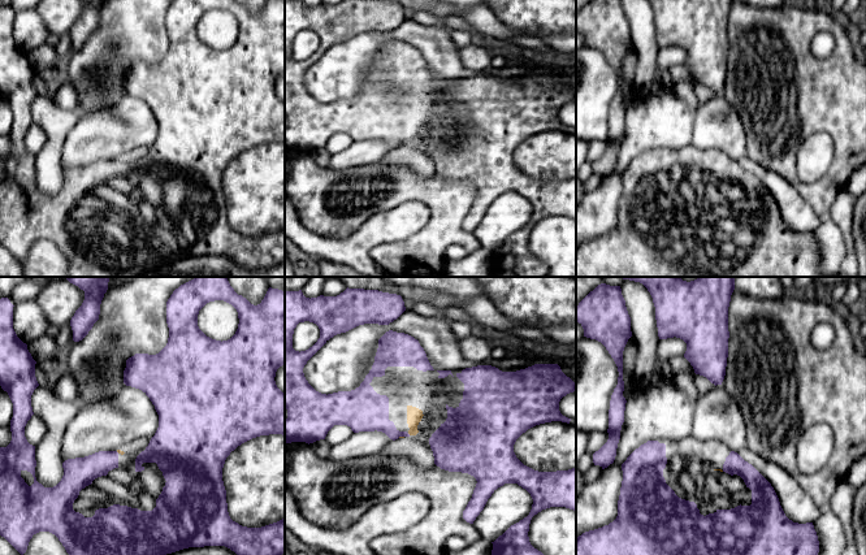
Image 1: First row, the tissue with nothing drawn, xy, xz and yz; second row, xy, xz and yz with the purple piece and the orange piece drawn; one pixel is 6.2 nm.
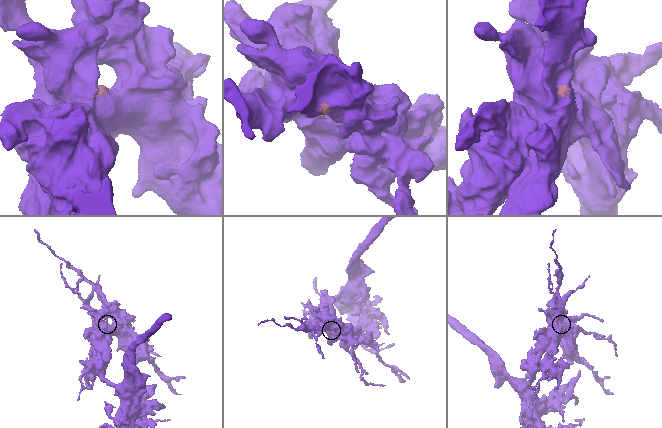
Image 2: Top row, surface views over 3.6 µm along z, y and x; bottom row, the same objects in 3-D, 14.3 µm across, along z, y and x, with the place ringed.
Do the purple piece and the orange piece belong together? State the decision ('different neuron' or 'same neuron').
same neuron

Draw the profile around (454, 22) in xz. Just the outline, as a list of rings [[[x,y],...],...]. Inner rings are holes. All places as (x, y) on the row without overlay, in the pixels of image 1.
[[[447,14],[442,17],[443,23],[451,30],[464,30],[469,34],[479,32],[473,26],[471,26],[464,18],[455,14]]]

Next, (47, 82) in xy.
[[[65,69],[43,70],[35,73],[35,86],[39,95],[53,96],[68,82]]]

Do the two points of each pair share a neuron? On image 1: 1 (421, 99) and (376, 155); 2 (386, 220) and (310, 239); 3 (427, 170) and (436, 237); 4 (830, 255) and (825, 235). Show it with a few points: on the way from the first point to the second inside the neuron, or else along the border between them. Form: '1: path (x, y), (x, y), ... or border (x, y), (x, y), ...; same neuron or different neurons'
1: border (355, 141), (381, 139), (393, 148); different neurons
2: path (367, 237), (356, 247), (329, 247); same neuron
3: border (399, 164), (407, 165), (423, 177), (433, 173); different neurons
4: path (830, 250), (830, 241); same neuron

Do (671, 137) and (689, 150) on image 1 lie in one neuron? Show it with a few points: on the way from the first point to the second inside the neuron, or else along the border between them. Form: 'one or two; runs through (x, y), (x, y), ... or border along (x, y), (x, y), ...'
two; border along (691, 142), (679, 147), (654, 148)

